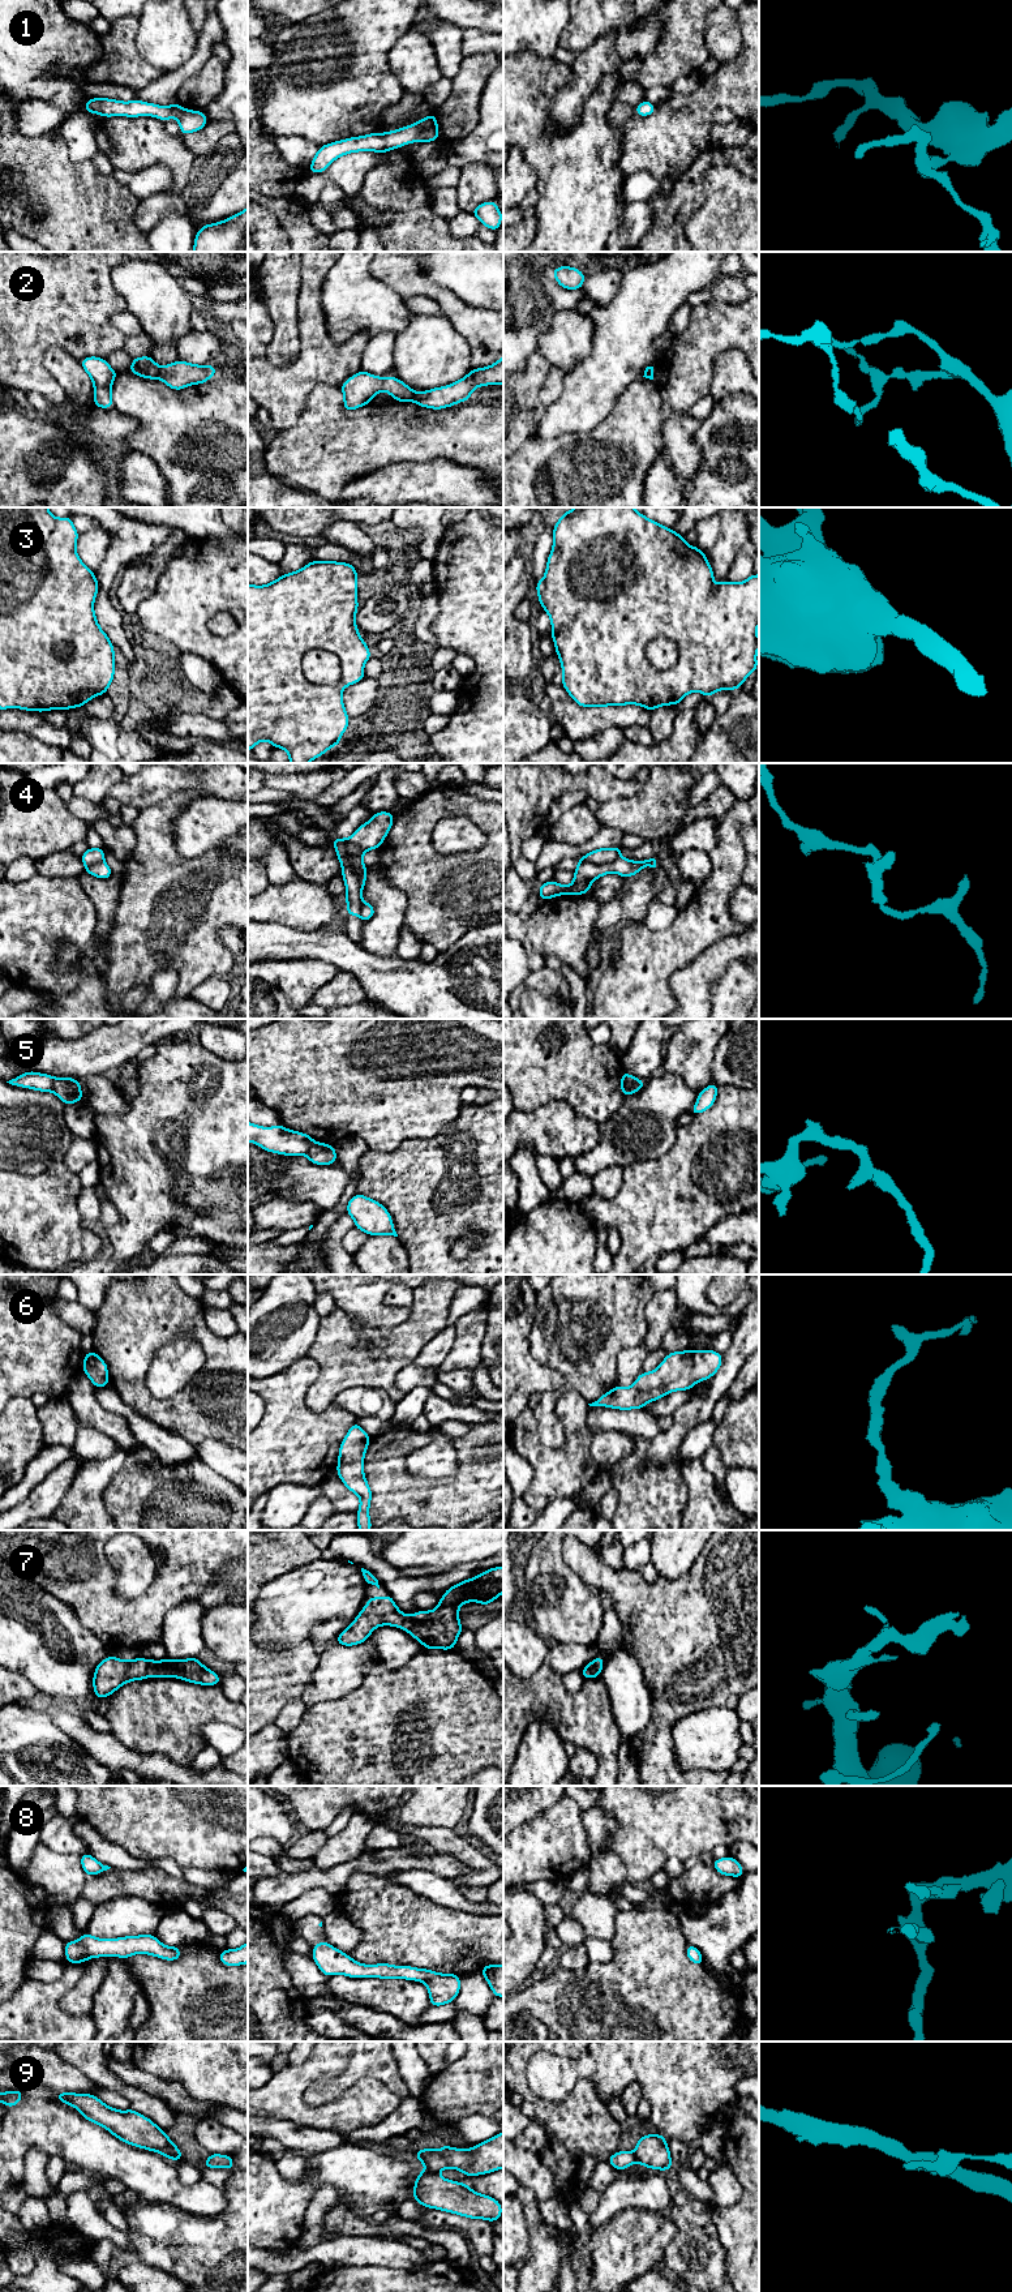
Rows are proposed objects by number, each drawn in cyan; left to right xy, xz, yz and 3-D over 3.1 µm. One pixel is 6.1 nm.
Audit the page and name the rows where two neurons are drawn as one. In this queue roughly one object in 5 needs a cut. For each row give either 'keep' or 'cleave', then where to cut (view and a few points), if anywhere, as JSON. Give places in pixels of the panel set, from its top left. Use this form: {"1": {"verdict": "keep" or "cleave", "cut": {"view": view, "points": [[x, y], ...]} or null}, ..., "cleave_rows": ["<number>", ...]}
{"1": {"verdict": "keep", "cut": null}, "2": {"verdict": "cleave", "cut": {"view": "xy", "points": [[161, 368], [158, 377]]}}, "3": {"verdict": "cleave", "cut": {"view": "xz", "points": [[303, 655], [303, 675], [309, 681], [337, 684], [341, 680]]}}, "4": {"verdict": "cleave", "cut": {"view": "yz", "points": [[620, 856], [607, 862], [579, 862]]}}, "5": {"verdict": "cleave", "cut": {"view": "yz", "points": [[635, 1078], [630, 1093]]}}, "6": {"verdict": "keep", "cut": null}, "7": {"verdict": "keep", "cut": null}, "8": {"verdict": "keep", "cut": null}, "9": {"verdict": "cleave", "cut": {"view": "xz", "points": [[427, 2170], [436, 2173]]}}, "cleave_rows": ["2", "3", "4", "5", "9"]}

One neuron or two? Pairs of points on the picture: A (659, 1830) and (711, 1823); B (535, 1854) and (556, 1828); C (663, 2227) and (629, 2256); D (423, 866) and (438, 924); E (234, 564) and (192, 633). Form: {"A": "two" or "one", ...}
{"A": "one", "B": "one", "C": "one", "D": "one", "E": "one"}

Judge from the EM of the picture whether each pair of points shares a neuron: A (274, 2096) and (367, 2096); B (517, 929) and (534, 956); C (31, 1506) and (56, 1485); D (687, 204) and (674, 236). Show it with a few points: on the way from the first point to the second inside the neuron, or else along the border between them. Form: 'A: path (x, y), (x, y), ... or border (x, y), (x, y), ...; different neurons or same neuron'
A: path (297, 2112), (301, 2115), (343, 2115); same neuron
B: path (522, 935), (530, 950); same neuron
C: path (38, 1503), (50, 1491); same neuron
D: path (680, 211), (676, 215), (674, 228); same neuron

